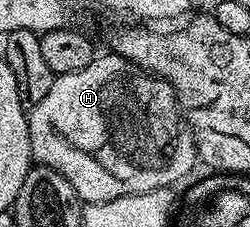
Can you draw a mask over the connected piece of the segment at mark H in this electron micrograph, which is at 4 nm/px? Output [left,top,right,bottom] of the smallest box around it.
[28,53,198,204]

